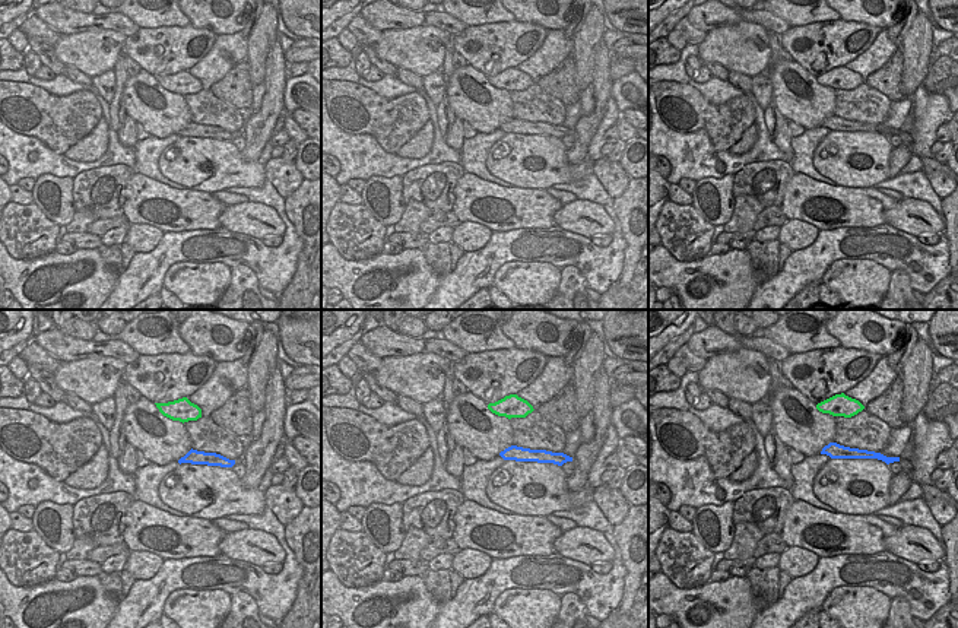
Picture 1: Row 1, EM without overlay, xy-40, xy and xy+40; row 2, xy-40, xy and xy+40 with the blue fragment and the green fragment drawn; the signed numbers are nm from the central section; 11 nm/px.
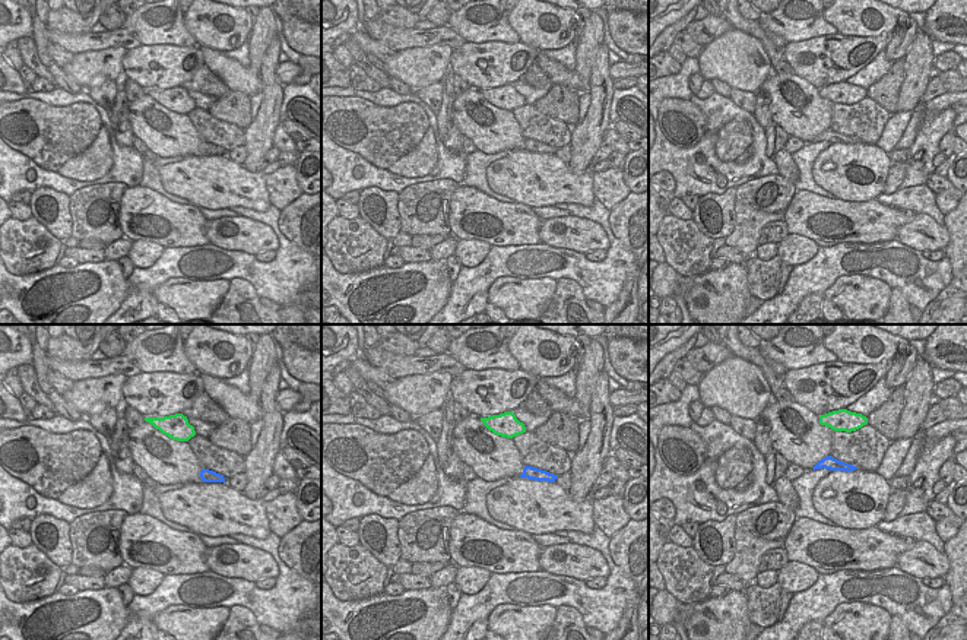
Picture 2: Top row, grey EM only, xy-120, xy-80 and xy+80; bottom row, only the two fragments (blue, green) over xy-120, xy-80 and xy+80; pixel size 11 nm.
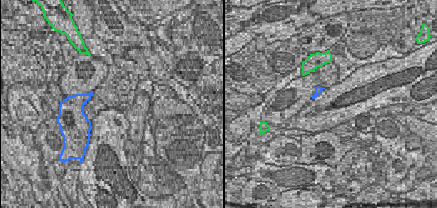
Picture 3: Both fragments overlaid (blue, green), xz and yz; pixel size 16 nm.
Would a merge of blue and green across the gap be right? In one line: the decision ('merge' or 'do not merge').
do not merge

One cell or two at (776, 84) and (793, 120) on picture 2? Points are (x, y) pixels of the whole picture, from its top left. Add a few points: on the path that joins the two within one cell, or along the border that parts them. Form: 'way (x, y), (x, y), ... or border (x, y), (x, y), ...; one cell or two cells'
way (779, 92), (793, 111); one cell

